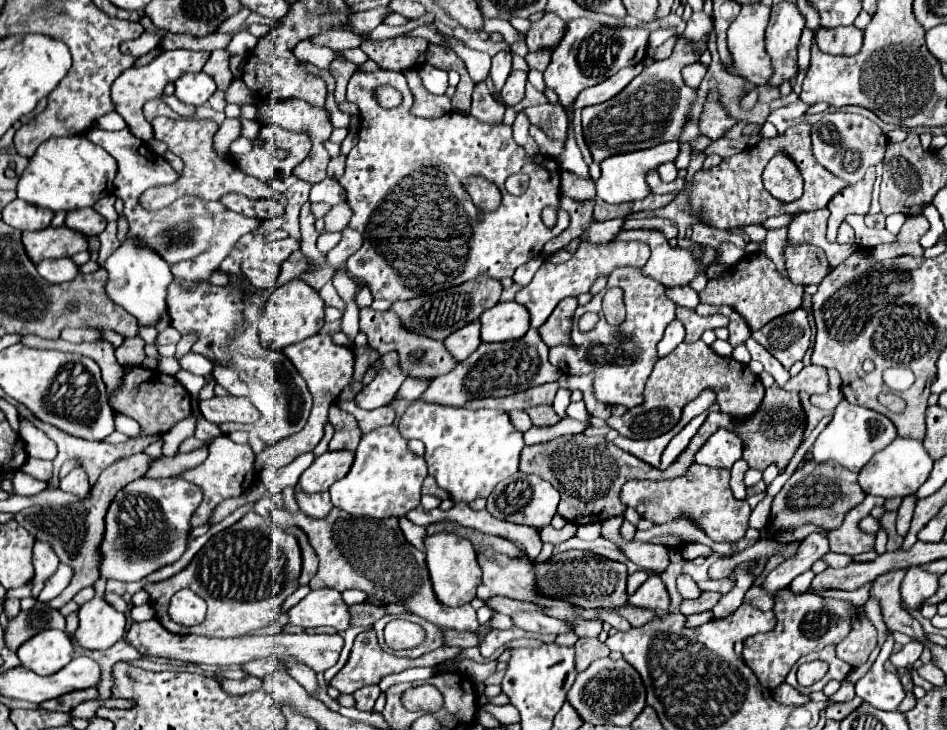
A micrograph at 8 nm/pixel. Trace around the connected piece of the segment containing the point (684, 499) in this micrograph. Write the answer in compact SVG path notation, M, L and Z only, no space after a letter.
M693 464L689 472L675 480L631 480L621 490L621 502L635 508L641 518L661 524L677 516L693 518L711 540L737 542L749 530L751 508L745 500L737 500L729 488L729 470L713 470L709 466Z

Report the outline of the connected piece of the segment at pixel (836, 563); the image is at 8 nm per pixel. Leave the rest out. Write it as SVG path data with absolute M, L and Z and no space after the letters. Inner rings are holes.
M829 552L823 560L827 560L827 564L829 564L831 568L843 568L843 566L847 566L849 562L853 562L851 556L847 556L847 554L835 554L835 552Z

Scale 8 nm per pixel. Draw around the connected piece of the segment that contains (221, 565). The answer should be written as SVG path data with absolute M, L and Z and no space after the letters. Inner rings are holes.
M247 512L229 530L215 534L199 550L187 568L175 576L145 584L149 602L155 608L157 620L175 634L203 634L211 638L237 638L247 636L251 630L269 626L277 620L283 600L299 588L301 574L301 550L297 538L273 526L267 518ZM189 588L207 602L207 616L197 626L179 626L171 622L167 608L177 590Z

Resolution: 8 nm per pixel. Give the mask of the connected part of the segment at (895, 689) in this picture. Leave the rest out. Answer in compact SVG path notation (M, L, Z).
M887 630L887 639L881 648L877 660L869 668L869 672L855 684L855 692L867 704L877 710L897 710L901 700L905 698L903 686L899 678L885 670L884 664L894 648L893 633Z

